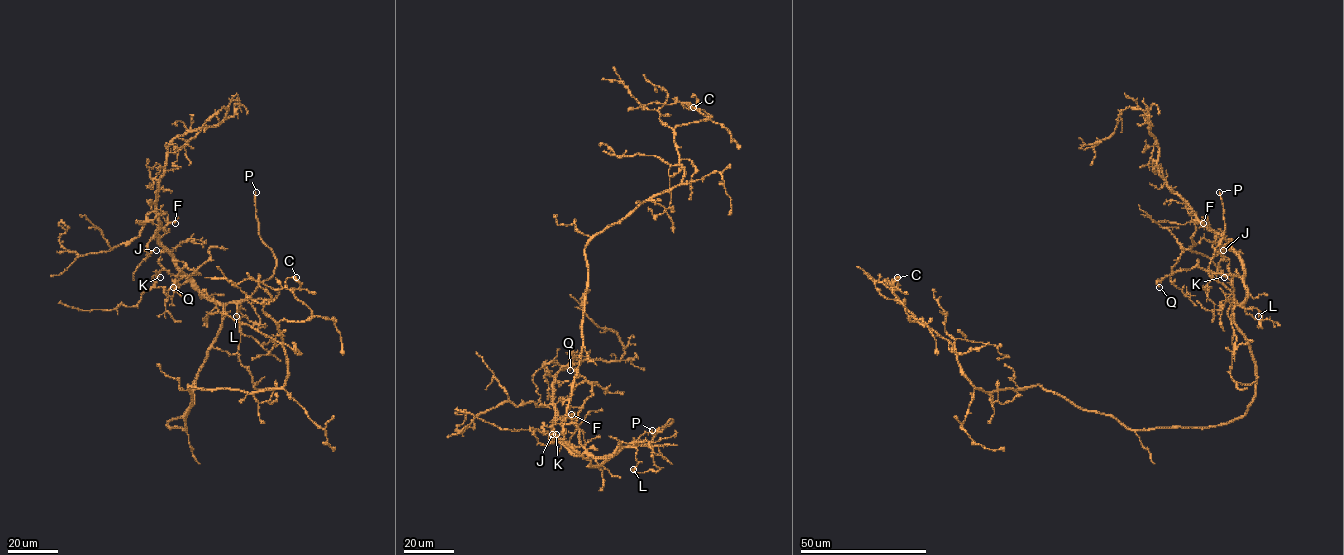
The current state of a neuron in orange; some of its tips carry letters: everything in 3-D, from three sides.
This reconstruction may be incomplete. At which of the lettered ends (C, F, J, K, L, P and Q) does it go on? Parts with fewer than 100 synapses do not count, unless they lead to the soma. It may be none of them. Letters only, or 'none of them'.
P

